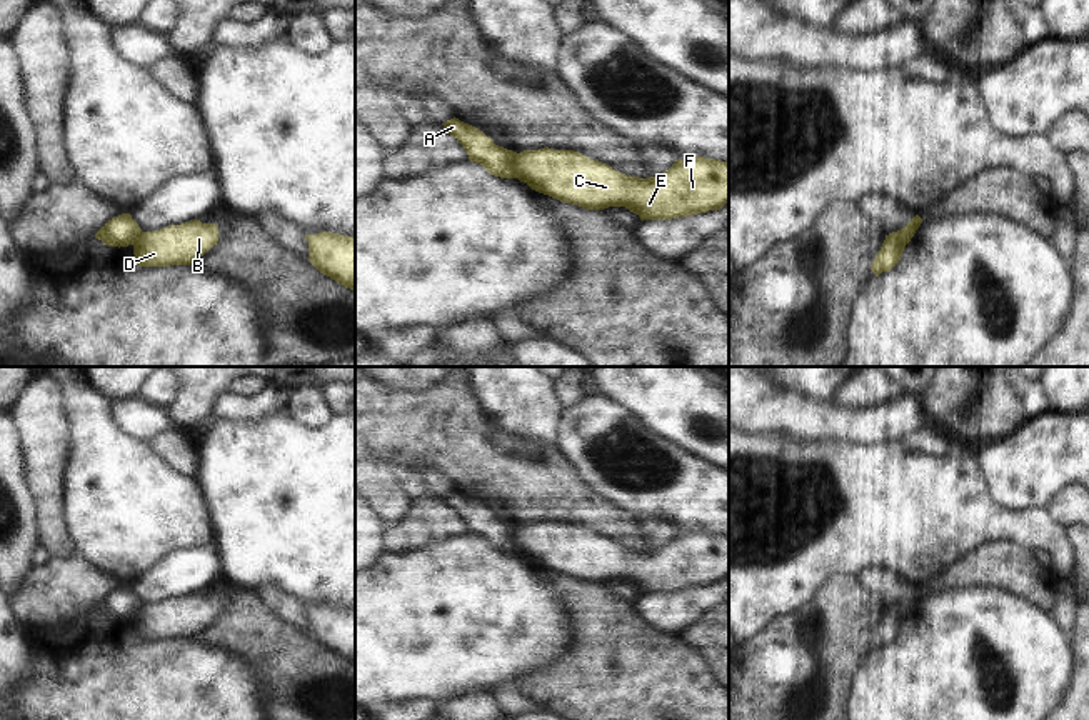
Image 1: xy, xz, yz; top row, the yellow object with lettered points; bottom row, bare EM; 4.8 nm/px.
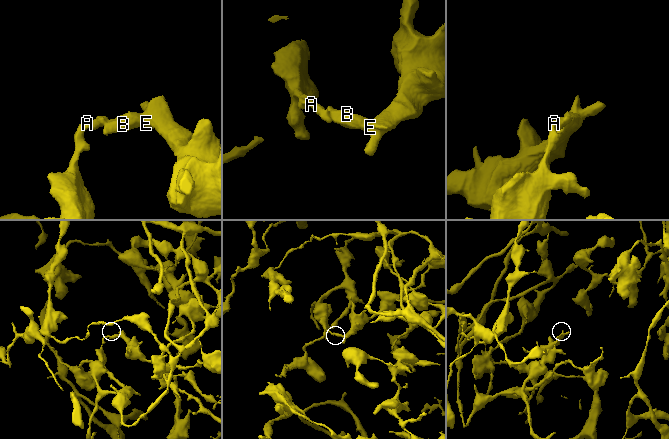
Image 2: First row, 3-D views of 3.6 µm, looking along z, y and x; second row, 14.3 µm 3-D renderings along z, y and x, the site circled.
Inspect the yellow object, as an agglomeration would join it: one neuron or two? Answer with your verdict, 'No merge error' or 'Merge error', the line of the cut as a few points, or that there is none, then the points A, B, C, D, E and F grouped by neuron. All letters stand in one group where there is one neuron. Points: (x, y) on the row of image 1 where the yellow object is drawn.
Merge error. Split along xz (512, 152), (517, 177). Groups: A / B C D E F.

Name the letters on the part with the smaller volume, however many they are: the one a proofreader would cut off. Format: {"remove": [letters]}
{"remove": ["B", "C", "D", "E", "F"]}

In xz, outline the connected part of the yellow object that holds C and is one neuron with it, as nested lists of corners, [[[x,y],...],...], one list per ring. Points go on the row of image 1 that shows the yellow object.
[[[574,150],[514,152],[517,178],[532,190],[587,210],[625,207],[640,220],[672,220],[729,203],[729,162],[675,160],[659,177],[639,178]]]

